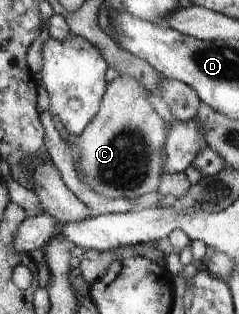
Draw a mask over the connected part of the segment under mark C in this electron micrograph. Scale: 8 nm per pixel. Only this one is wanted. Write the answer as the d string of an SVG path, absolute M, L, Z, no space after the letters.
M119 75L107 83L96 115L74 140L80 147L79 169L96 195L137 198L160 189L162 147L169 131L148 101L149 94L131 75Z

